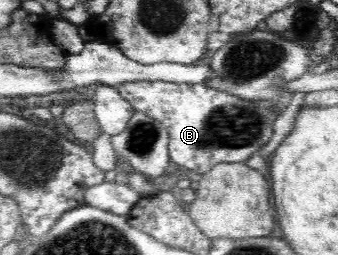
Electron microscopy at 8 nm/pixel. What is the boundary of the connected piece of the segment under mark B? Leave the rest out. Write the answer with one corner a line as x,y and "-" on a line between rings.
135,81
116,85
120,95
135,111
140,111
160,122
169,135
169,156
171,161
186,167
195,176
200,177
210,171
217,163
245,162
260,151
273,135
274,121
281,113
276,110
277,98
273,100
248,101
226,91
220,91
206,84
168,83
165,81

